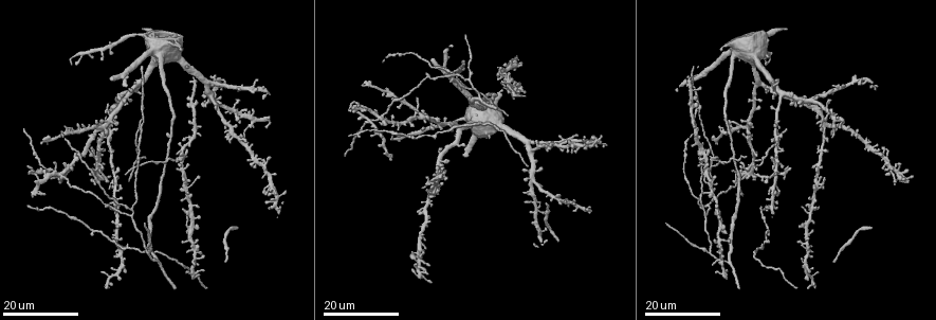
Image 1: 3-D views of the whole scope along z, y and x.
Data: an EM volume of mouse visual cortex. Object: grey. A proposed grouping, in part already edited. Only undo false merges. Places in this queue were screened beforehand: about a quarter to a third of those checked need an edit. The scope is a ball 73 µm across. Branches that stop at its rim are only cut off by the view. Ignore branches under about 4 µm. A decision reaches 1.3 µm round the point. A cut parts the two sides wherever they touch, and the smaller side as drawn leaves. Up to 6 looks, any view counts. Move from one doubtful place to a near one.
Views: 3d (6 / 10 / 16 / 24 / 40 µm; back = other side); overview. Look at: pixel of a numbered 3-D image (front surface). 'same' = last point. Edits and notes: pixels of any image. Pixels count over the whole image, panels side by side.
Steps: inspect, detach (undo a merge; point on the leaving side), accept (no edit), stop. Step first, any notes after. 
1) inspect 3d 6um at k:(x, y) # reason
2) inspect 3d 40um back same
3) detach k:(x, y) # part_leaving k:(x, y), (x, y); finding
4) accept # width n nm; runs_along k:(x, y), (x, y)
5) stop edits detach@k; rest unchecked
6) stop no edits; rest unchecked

inspect 3d 24um at 1:(367, 119) # three arms meet

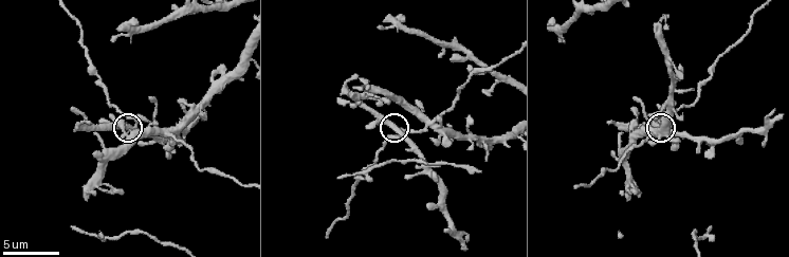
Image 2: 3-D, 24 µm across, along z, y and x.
inspect 3d 6um at 2:(394, 132)

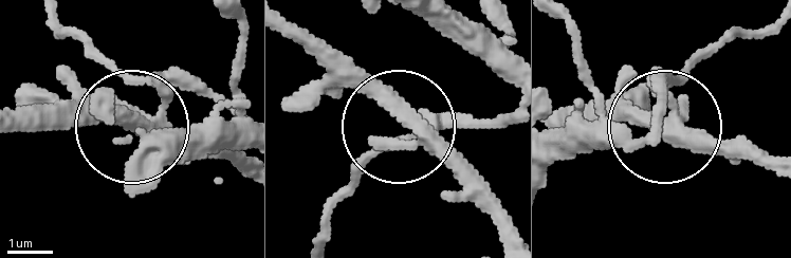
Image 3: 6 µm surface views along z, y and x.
detach 3:(437, 154) # arms 3; a second neuron is stuck on

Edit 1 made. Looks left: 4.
inspect overview # see it whole again

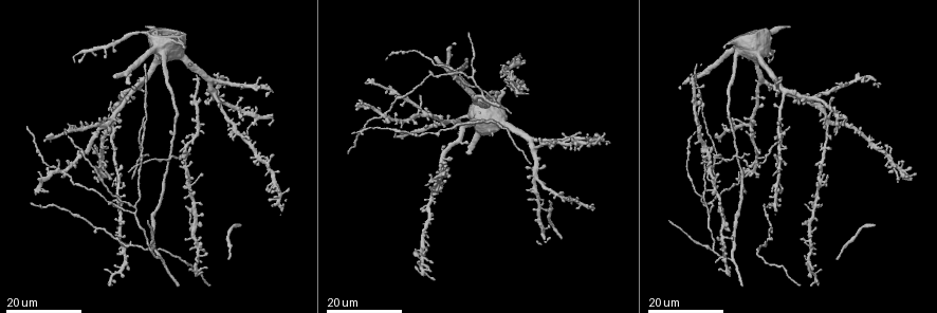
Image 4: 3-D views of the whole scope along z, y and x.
inspect 3d 24um at 4:(188, 184) # small branch off a trunk

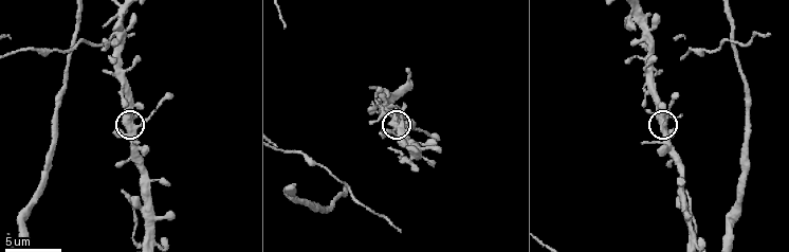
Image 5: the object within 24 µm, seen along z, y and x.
inspect 3d 6um at 5:(133, 128) # zoom in

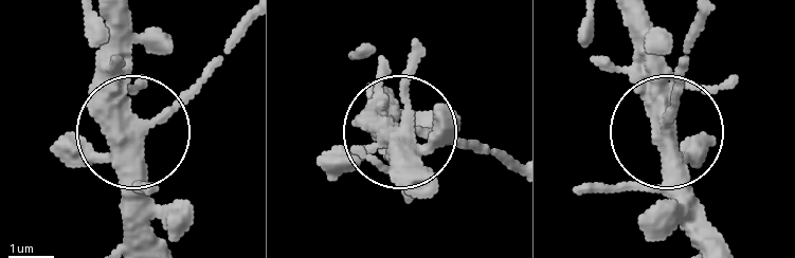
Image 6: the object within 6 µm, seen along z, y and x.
accept # continuous, no second neuron

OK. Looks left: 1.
stop edits detach@3; rest unchecked

